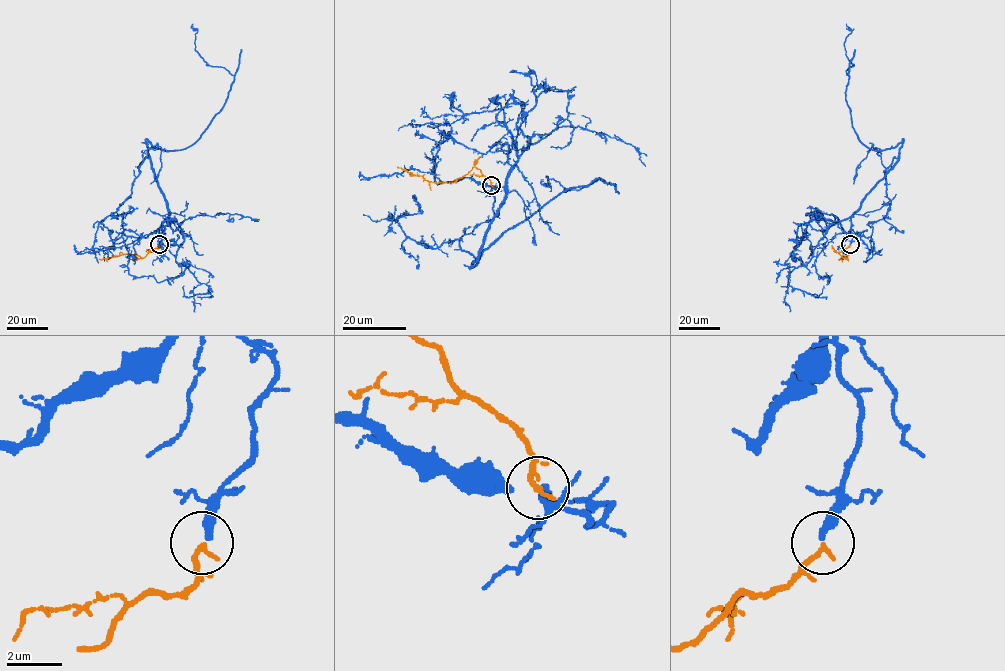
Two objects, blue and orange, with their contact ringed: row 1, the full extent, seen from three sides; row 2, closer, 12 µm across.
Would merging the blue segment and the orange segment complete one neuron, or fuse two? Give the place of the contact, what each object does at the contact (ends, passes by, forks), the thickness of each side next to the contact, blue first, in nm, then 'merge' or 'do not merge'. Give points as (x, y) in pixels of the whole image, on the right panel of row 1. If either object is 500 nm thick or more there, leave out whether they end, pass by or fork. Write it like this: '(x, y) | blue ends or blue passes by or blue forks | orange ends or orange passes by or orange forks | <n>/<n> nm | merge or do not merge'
(850, 244) | blue ends | orange ends | 320/200 nm | merge

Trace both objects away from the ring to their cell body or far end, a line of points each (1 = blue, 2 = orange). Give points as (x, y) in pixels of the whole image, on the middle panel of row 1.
1: (492, 186), (505, 198), (470, 268), (565, 189), (606, 183), (566, 190), (543, 179)
2: (491, 186), (490, 181), (474, 167), (467, 174), (444, 183), (425, 180), (397, 167)

